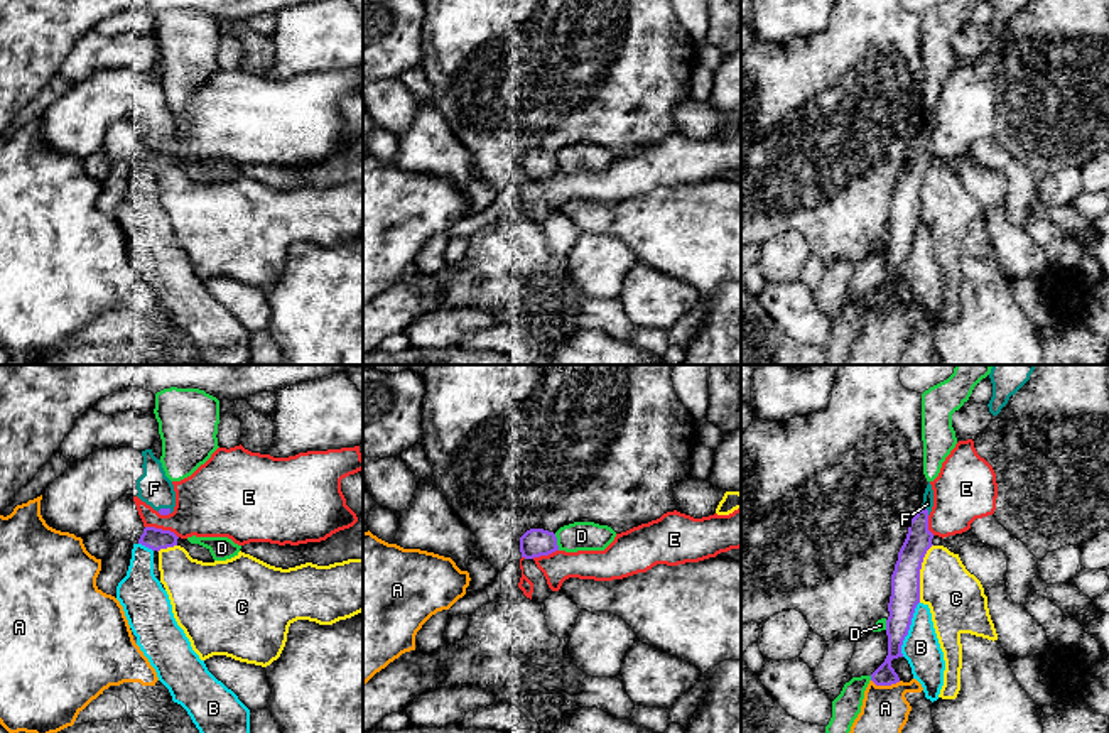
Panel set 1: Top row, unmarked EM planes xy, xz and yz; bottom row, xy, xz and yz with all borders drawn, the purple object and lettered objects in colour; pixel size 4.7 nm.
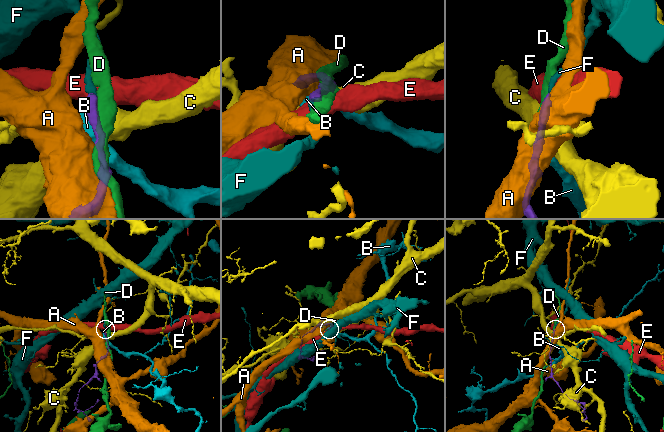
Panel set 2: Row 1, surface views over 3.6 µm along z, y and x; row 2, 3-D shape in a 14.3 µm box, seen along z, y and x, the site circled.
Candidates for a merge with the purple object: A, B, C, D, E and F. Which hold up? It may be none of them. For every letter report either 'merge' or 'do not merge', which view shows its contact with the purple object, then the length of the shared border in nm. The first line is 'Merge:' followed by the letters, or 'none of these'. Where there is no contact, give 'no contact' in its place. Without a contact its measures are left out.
Merge: F
A: do not merge | yz | 140 nm
B: do not merge | yz | 280 nm
C: do not merge | yz | 280 nm
D: do not merge | xz | 80 nm
E: do not merge | xy | 170 nm
F: merge | yz | 50 nm

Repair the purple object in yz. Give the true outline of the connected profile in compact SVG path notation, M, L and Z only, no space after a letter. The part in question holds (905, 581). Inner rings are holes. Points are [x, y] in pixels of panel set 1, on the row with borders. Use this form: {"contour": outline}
{"contour": "M928 481L923 493L923 503L908 524L908 534L898 552L898 561L891 574L891 596L888 603L890 616L886 620L888 655L871 674L871 681L876 686L900 682L898 674L891 667L891 660L903 657L901 645L908 635L915 608L920 603L920 569L927 551L933 546L933 534L928 530L932 507L933 490Z"}

